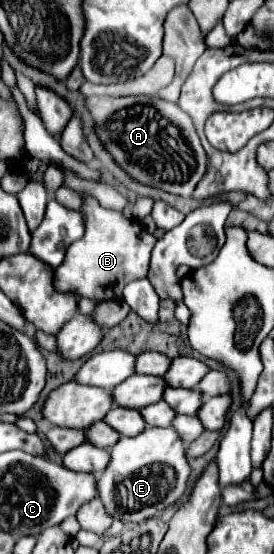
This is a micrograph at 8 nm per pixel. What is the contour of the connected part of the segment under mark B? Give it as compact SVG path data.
M80 193L84 199L82 215L84 215L84 235L82 239L74 241L68 251L66 259L54 271L54 285L58 291L74 291L78 297L92 297L98 301L118 299L122 297L122 289L126 283L146 277L150 253L156 243L156 237L142 239L144 227L136 219L128 219L122 211L104 209L96 197L90 193Z

